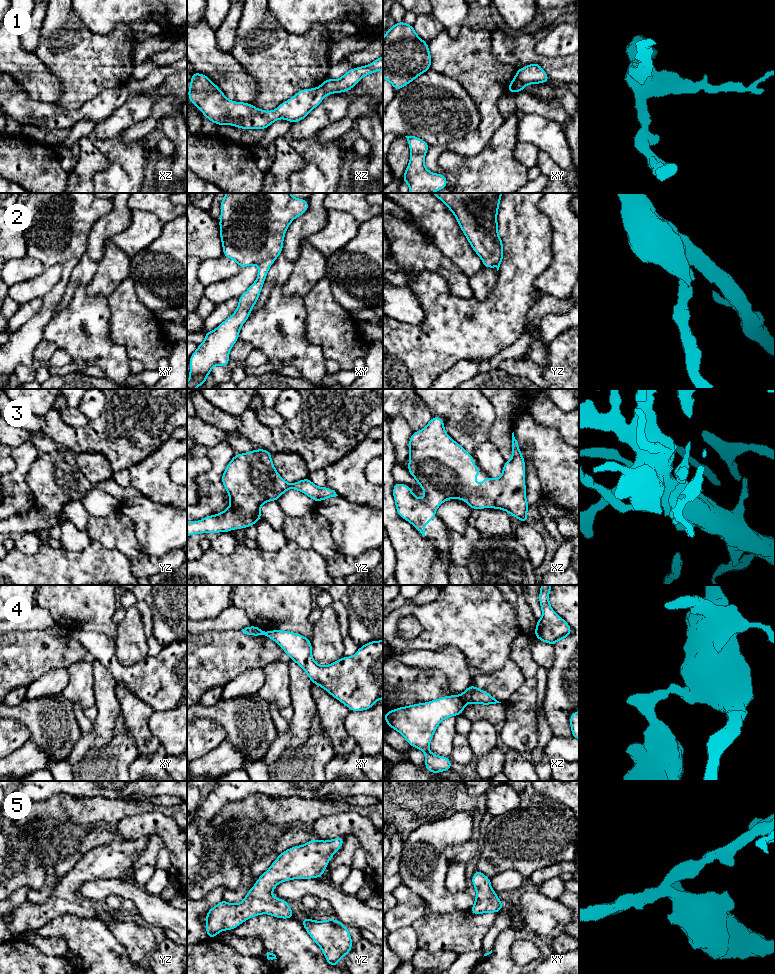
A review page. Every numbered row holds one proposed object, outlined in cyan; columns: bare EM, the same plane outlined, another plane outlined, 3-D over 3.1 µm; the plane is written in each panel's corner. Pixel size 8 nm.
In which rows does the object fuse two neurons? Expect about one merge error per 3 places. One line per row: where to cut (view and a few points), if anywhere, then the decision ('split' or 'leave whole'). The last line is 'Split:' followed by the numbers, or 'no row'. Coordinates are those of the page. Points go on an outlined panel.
1: cut xy (515, 76), (525, 85); split
2: cut none; leave whole
3: cut none; leave whole
4: cut xz (459, 696), (464, 702); split
5: cut none; leave whole
Split: 1, 4

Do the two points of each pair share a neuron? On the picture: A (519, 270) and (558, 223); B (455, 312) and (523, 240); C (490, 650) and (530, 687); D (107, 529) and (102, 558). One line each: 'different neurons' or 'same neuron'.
A: different neurons
B: same neuron
C: different neurons
D: different neurons

